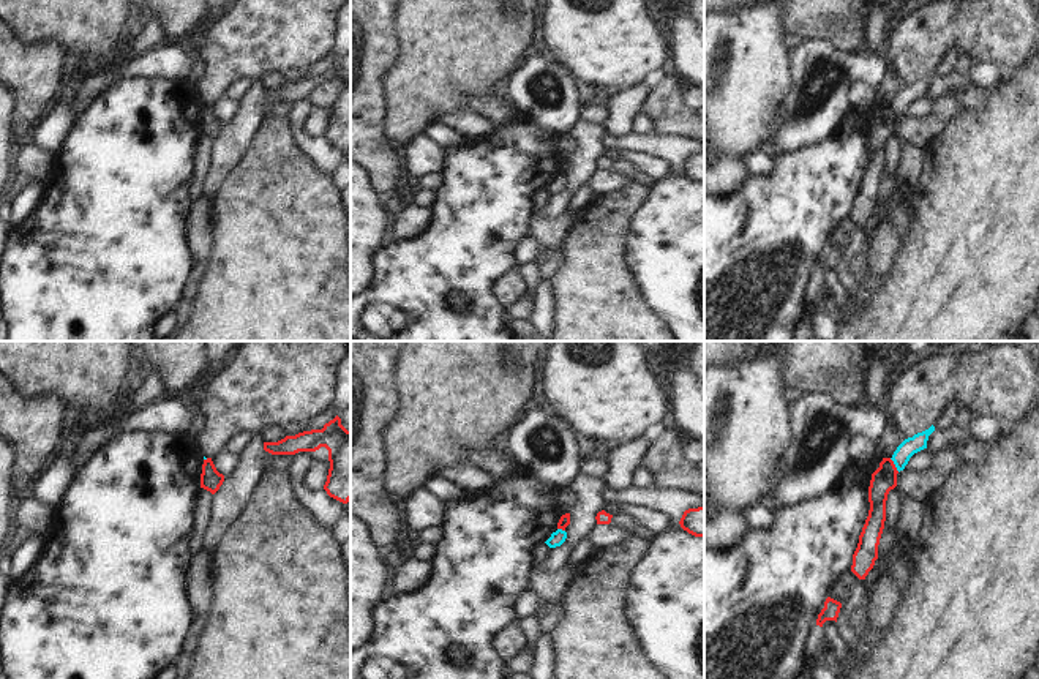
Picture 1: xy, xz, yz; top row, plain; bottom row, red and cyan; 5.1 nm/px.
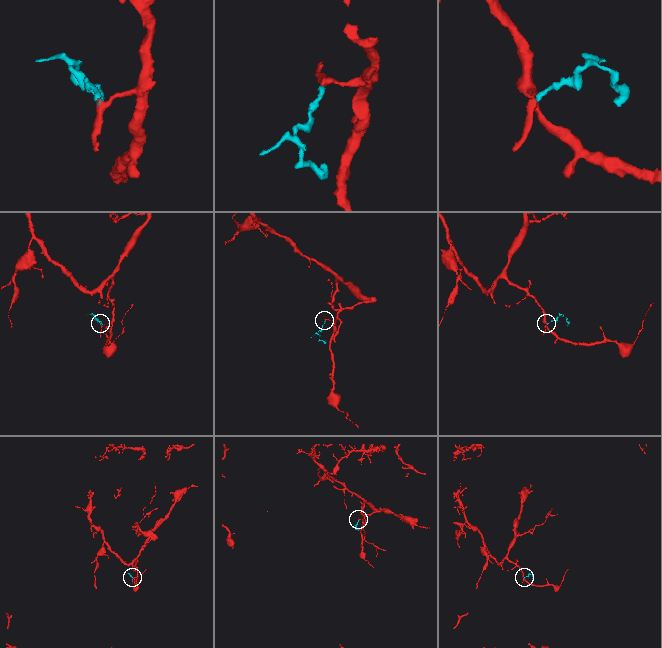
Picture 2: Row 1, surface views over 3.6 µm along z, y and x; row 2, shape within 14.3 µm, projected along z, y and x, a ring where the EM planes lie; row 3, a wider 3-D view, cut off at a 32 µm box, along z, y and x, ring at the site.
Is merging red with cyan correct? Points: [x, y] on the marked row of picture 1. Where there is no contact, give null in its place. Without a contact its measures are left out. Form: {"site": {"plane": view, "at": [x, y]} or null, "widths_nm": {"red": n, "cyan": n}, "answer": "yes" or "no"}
{"site": {"plane": "yz", "at": [894, 465]}, "widths_nm": {"red": 130, "cyan": 90}, "answer": "no"}

